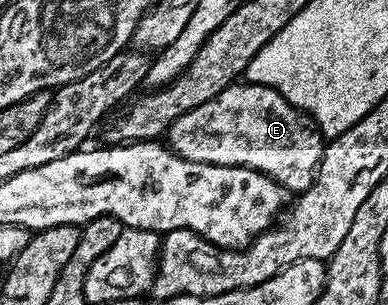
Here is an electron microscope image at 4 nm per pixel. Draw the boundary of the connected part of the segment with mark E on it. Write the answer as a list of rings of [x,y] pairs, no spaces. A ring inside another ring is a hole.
[[[237,82],[222,90],[222,94],[210,98],[210,102],[182,114],[182,118],[178,118],[168,127],[166,143],[172,151],[190,162],[253,168],[274,178],[289,193],[299,194],[306,191],[316,180],[326,138],[316,127],[316,121],[295,108],[286,98],[282,98],[278,90],[267,88],[264,84]]]

